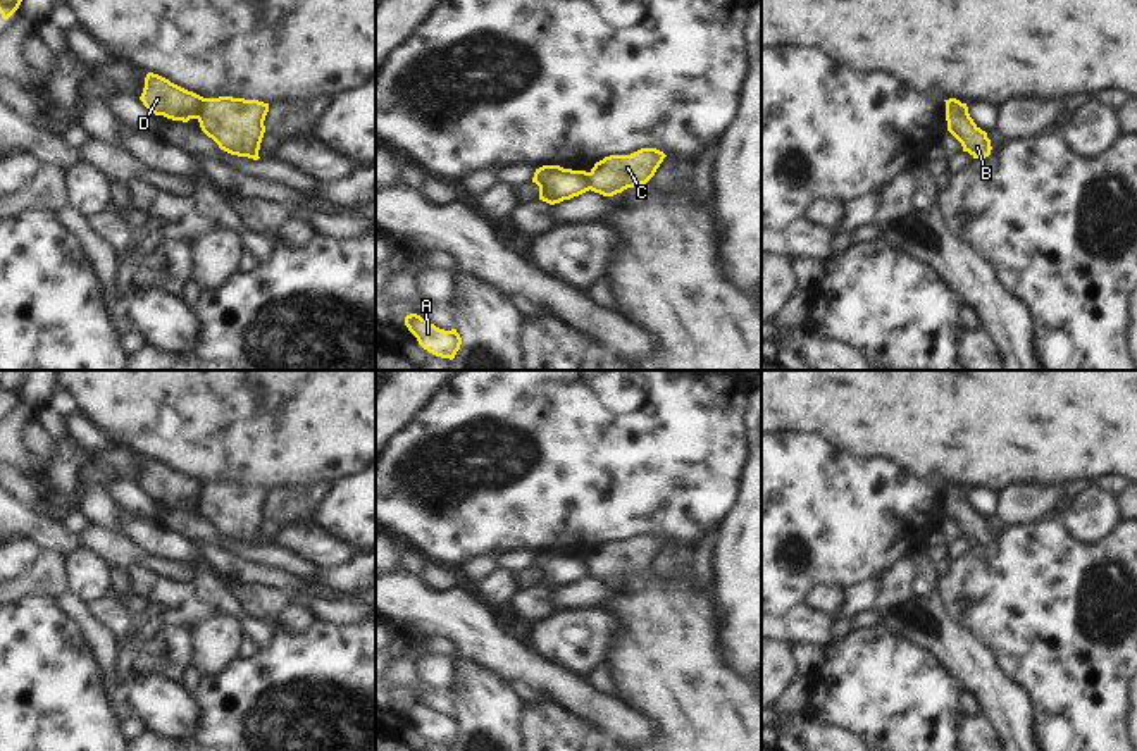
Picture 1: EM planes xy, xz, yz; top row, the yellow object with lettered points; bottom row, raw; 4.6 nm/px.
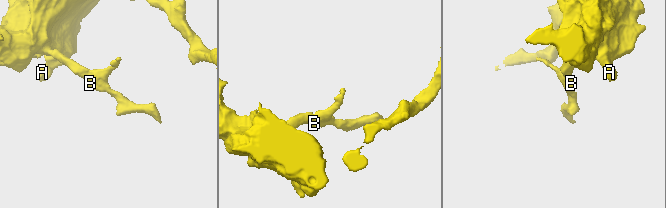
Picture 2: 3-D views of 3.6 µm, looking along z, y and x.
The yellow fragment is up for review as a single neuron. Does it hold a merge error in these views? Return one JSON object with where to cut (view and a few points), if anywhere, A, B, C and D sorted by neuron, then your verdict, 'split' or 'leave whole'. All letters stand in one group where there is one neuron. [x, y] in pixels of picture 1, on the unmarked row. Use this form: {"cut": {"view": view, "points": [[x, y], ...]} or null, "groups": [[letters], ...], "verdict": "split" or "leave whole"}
{"cut": {"view": "xy", "points": [[205, 484], [205, 493], [198, 505]]}, "groups": [["A", "D"], ["B", "C"]], "verdict": "split"}

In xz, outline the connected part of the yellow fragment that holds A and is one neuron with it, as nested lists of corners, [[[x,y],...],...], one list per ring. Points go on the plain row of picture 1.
[[[417,699],[407,701],[405,711],[417,723],[419,730],[436,742],[453,746],[460,735],[462,723],[457,715],[439,715]]]

